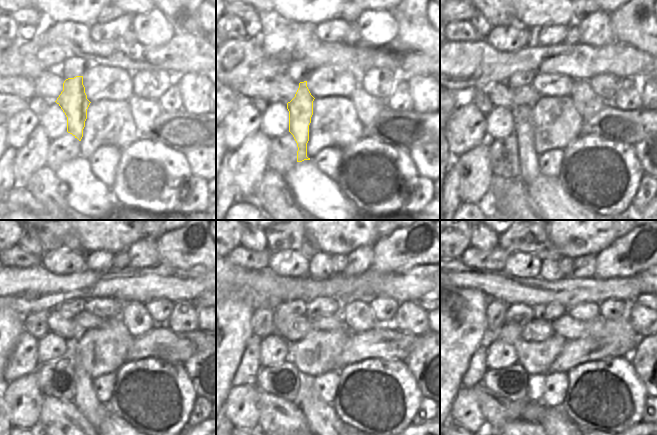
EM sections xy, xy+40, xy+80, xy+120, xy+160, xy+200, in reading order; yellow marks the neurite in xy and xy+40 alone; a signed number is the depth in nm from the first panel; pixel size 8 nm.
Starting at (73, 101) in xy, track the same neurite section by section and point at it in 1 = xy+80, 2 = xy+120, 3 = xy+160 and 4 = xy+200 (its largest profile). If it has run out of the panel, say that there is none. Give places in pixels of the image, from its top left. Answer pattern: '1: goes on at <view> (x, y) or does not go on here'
1: goes on at xy+80 (523, 115)
2: goes on at xy+120 (84, 398)
3: goes on at xy+160 (323, 422)
4: goes on at xy+200 (554, 423)

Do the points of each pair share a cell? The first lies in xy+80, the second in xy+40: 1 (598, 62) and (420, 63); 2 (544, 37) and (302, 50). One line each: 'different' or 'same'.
1: different
2: different

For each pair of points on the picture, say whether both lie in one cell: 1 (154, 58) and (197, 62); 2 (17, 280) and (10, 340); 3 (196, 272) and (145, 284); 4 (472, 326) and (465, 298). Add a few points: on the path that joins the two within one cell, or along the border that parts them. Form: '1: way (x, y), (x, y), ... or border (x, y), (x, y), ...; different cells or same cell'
1: way (165, 59), (186, 60); same cell
2: border (10, 310), (22, 316); different cells
3: way (183, 283), (158, 283); same cell
4: way (465, 319), (465, 305); same cell

